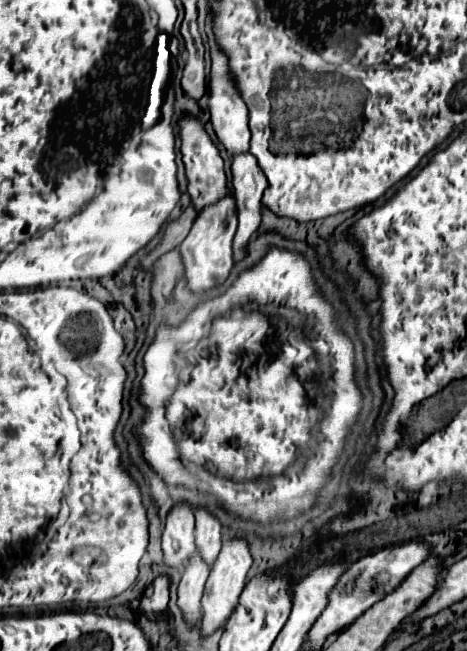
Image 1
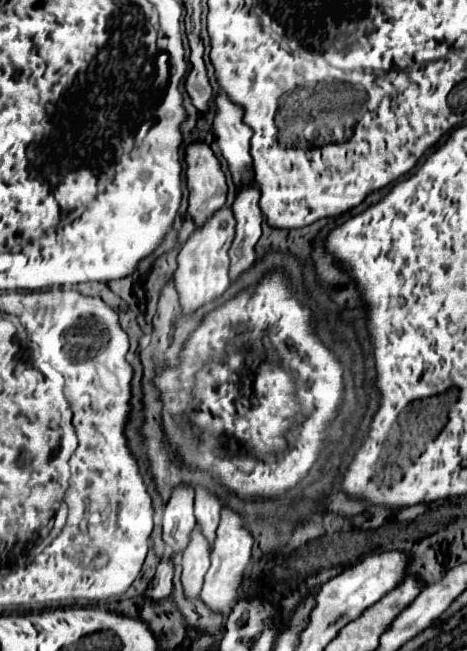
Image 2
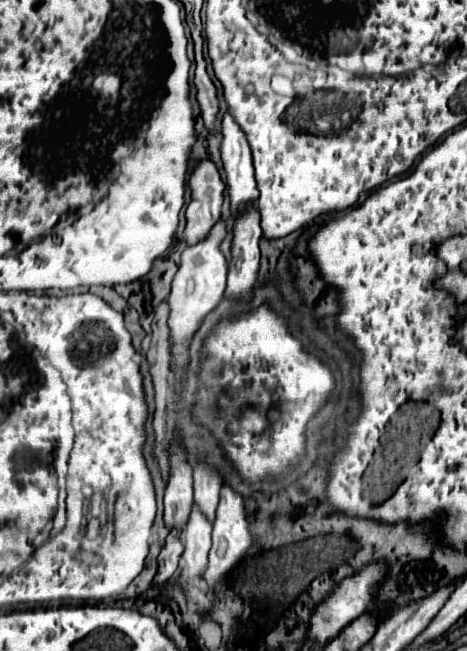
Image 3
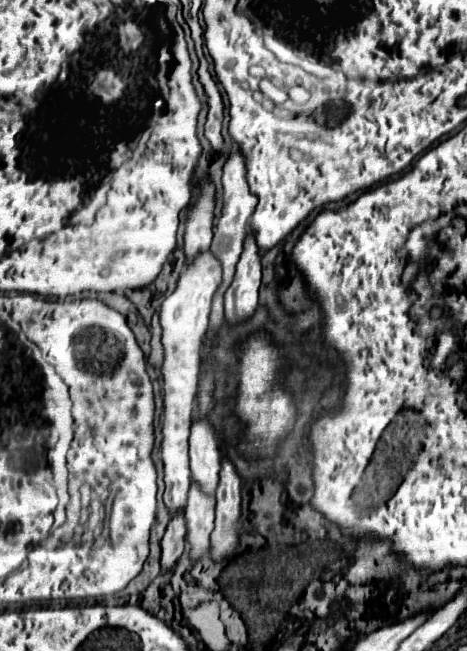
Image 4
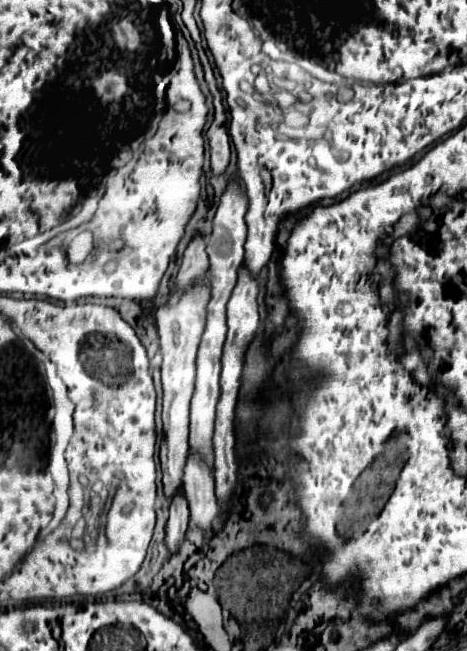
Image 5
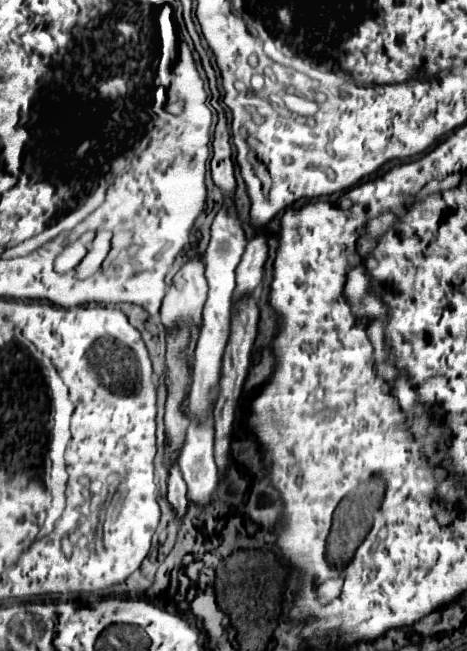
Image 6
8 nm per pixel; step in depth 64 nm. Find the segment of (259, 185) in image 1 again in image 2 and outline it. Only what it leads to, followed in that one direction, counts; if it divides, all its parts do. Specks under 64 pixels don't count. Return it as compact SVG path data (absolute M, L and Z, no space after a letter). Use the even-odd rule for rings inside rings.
M256 184L238 192L232 212L236 216L236 236L230 246L230 282L250 270L256 262L256 244L262 234L262 212L258 208L260 190Z

